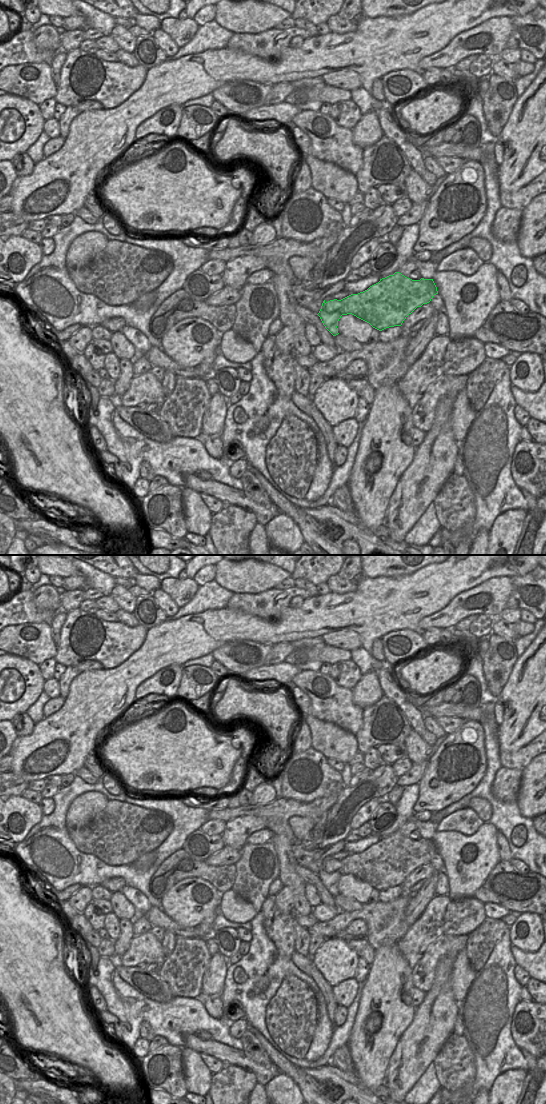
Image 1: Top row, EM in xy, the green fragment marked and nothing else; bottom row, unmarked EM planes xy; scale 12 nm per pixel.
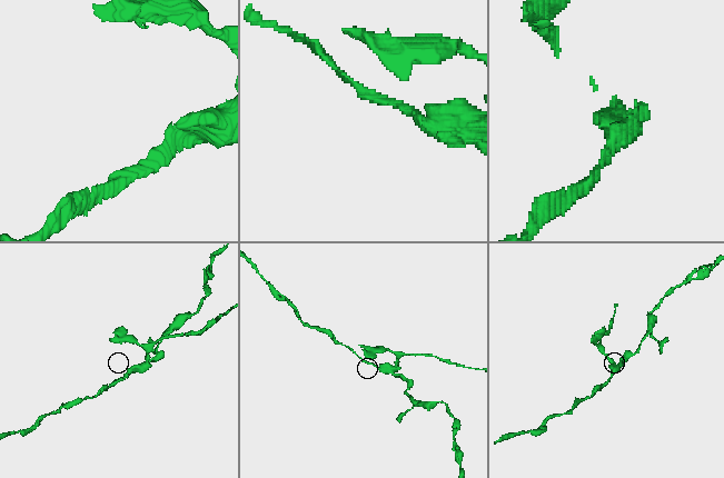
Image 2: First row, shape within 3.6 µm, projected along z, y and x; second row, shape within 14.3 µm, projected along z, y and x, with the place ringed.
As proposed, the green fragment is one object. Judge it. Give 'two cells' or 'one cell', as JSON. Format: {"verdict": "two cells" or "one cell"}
{"verdict": "two cells"}

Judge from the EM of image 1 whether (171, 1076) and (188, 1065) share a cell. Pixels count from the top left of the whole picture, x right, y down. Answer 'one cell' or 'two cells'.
two cells

